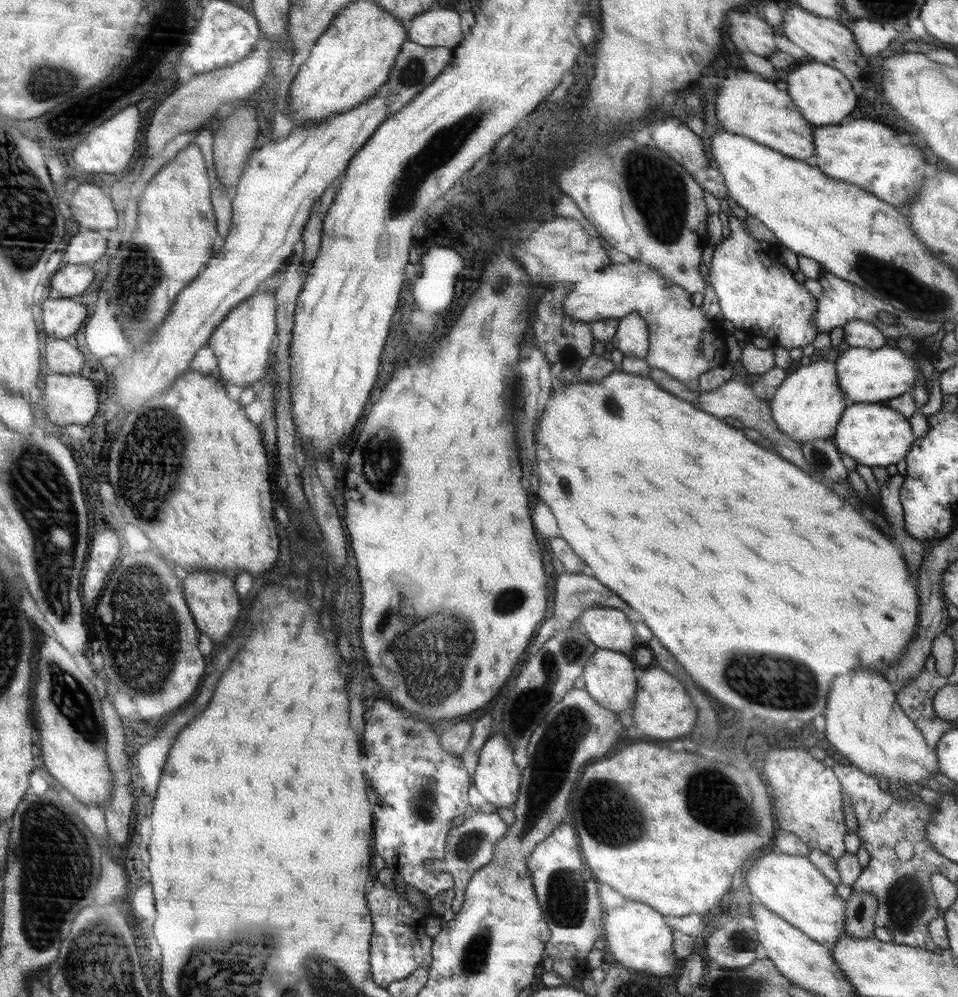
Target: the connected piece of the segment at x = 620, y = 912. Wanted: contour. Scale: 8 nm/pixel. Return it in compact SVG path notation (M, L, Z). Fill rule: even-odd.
M629 902L625 908L607 910L605 914L605 944L615 956L615 962L635 968L639 972L653 972L655 976L677 974L681 960L675 958L675 946L671 946L671 928L663 922L663 916L649 904Z

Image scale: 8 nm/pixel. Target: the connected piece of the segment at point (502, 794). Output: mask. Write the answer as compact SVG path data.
M501 728L497 730L497 734L493 732L489 742L481 748L479 758L477 758L477 768L475 768L475 774L473 774L473 782L475 784L471 784L471 788L469 788L469 802L471 802L473 808L479 808L481 804L489 802L489 804L495 804L497 808L505 806L509 810L515 810L513 804L519 802L521 786L523 786L523 774L521 774L519 766L515 764L513 746L501 734Z

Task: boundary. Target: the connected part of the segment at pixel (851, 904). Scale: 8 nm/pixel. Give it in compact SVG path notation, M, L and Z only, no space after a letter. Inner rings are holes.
M851 892L845 900L845 934L851 938L873 938L875 936L875 914L877 900L873 894Z

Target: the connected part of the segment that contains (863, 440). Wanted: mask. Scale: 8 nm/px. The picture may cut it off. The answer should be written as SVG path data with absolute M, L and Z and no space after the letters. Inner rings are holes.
M849 404L837 424L835 434L831 436L841 454L851 456L857 464L867 468L889 468L907 456L913 442L917 440L911 428L909 418L899 414L887 404Z

